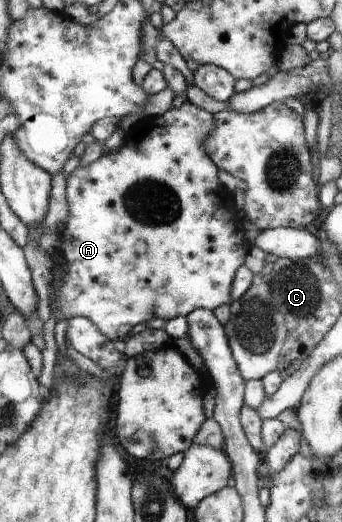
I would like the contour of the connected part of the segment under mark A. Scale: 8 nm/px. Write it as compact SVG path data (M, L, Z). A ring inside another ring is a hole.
M188 100L179 108L170 108L161 116L145 115L141 117L137 124L131 127L124 134L123 143L120 149L109 155L102 155L96 161L88 165L77 166L68 177L66 177L66 199L67 222L65 228L60 233L59 249L55 249L51 255L53 261L52 269L59 269L65 266L65 275L60 280L59 286L51 286L51 312L58 321L71 320L73 317L85 317L90 320L99 332L109 340L116 341L127 338L129 328L149 322L153 318L165 318L165 320L175 319L176 317L187 316L193 306L203 306L203 309L214 311L218 306L230 306L231 288L235 273L241 264L245 262L245 256L249 252L249 242L245 238L245 231L241 222L235 218L235 206L229 200L229 194L221 194L221 186L217 180L217 168L213 164L212 157L205 150L205 140L212 134L213 128L216 128L216 117L205 110L193 105ZM63 256L64 261L59 263L57 257Z

